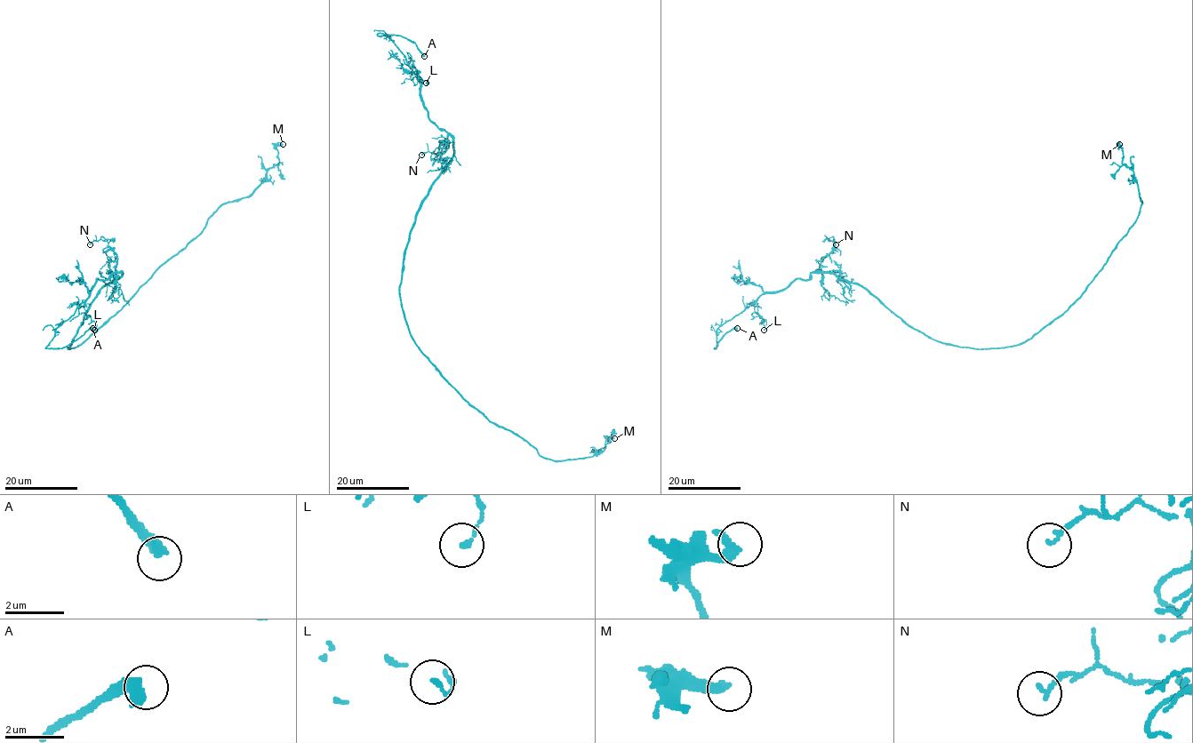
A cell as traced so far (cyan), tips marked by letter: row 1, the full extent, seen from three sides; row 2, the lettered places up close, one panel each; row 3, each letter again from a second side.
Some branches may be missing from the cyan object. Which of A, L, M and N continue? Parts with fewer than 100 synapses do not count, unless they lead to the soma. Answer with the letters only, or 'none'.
A

